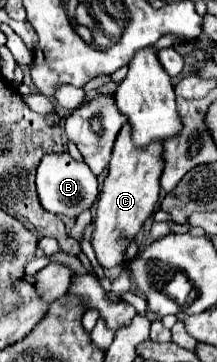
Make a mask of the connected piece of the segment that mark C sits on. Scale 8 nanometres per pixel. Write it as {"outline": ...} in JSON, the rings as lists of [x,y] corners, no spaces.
{"outline":[[[124,123],[120,135],[114,143],[114,153],[110,159],[108,175],[102,185],[102,193],[96,201],[96,217],[94,217],[94,237],[92,247],[96,251],[98,263],[102,269],[110,269],[114,265],[122,265],[122,251],[126,251],[126,239],[136,237],[142,223],[154,213],[154,207],[160,197],[160,175],[164,171],[164,143],[152,141],[146,147],[136,147],[132,143],[132,127]]]}

